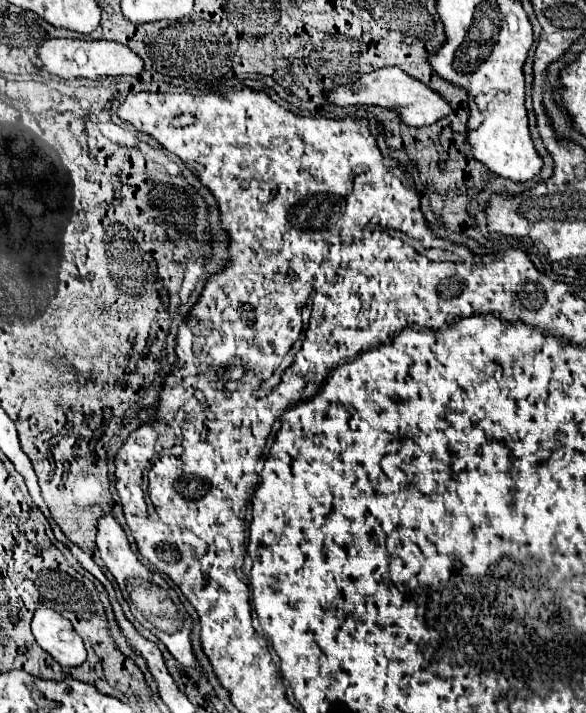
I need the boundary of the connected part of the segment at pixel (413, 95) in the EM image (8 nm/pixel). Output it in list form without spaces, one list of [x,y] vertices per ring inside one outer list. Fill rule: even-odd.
[[[389,66],[389,68],[381,68],[369,74],[363,74],[357,82],[353,82],[351,86],[337,86],[333,90],[327,92],[327,102],[335,104],[335,106],[381,106],[385,110],[393,110],[401,124],[407,126],[427,126],[437,122],[439,118],[447,116],[449,104],[443,102],[443,98],[439,94],[435,94],[431,88],[423,86],[421,82],[415,82],[415,78],[403,74],[403,70]]]

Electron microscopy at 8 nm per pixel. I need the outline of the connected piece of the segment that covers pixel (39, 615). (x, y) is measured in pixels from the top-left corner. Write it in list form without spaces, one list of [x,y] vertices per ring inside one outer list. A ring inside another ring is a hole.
[[[37,608],[31,622],[37,644],[49,652],[61,666],[81,666],[87,658],[81,636],[73,630],[71,622],[49,608]]]

